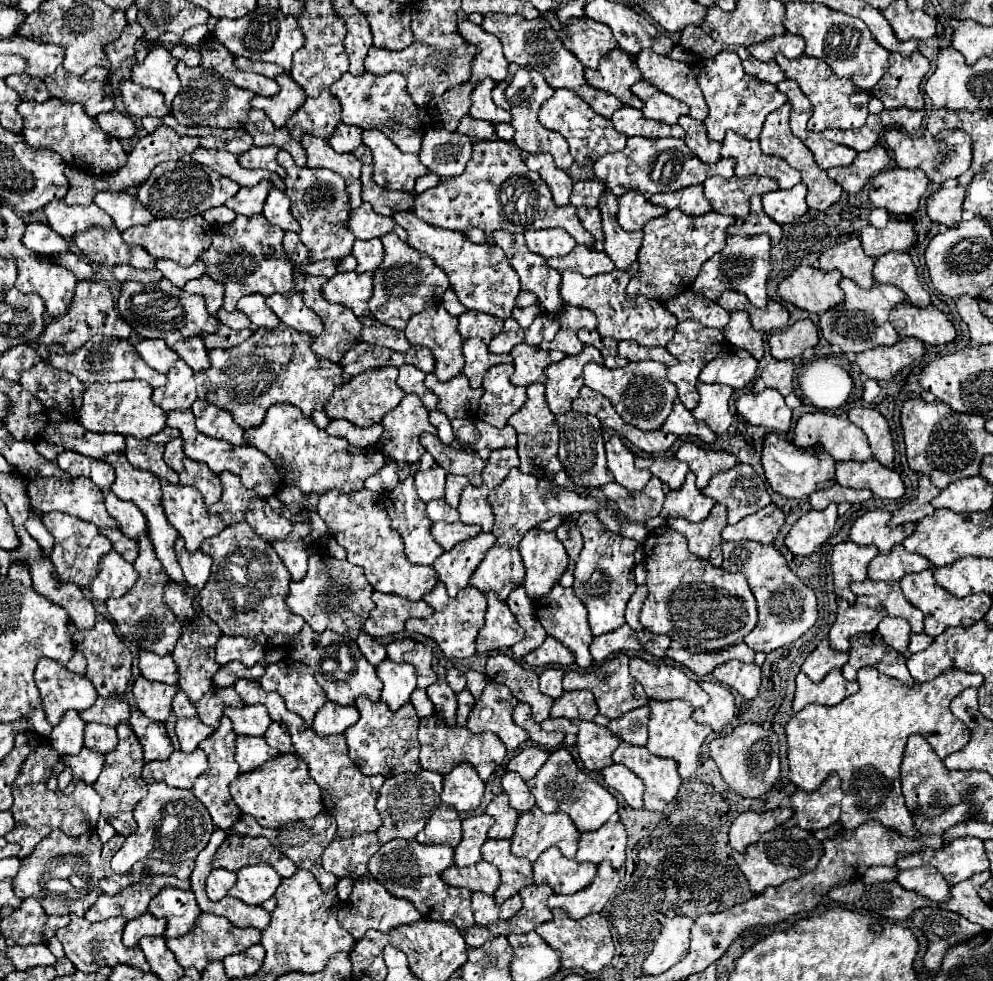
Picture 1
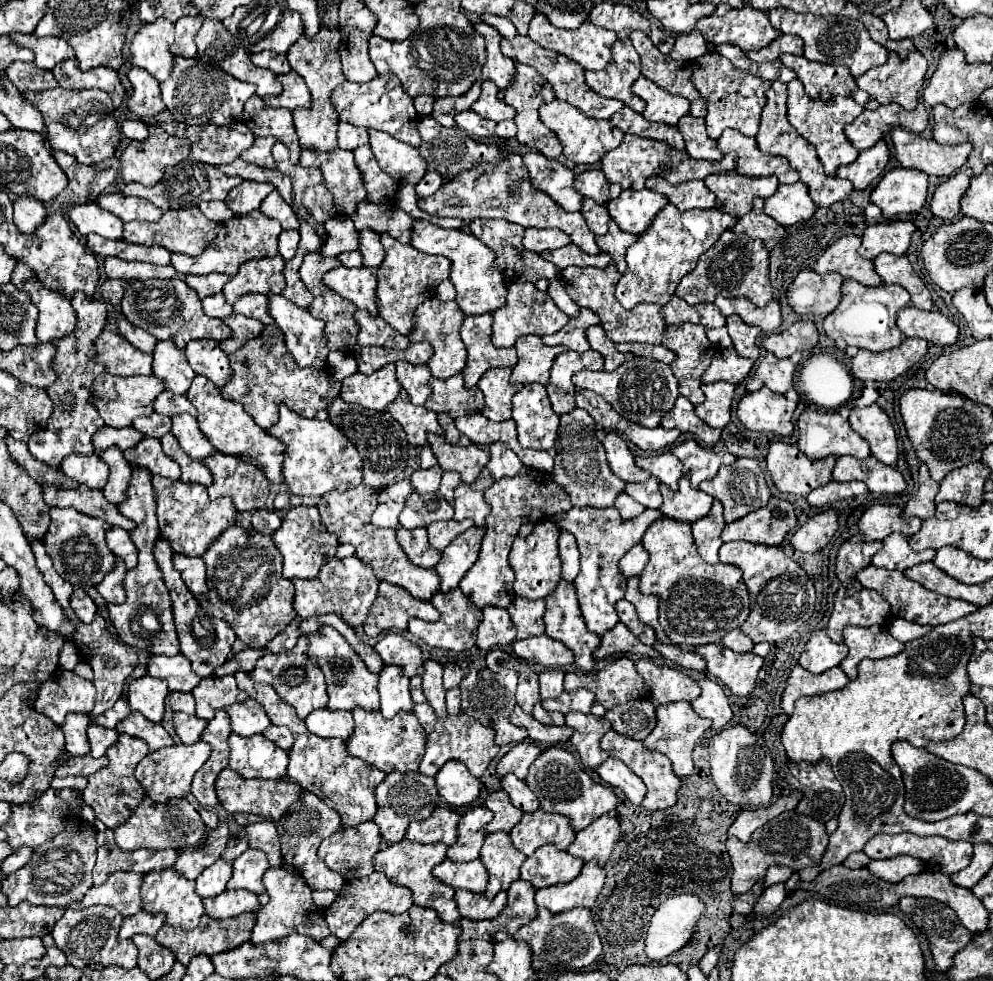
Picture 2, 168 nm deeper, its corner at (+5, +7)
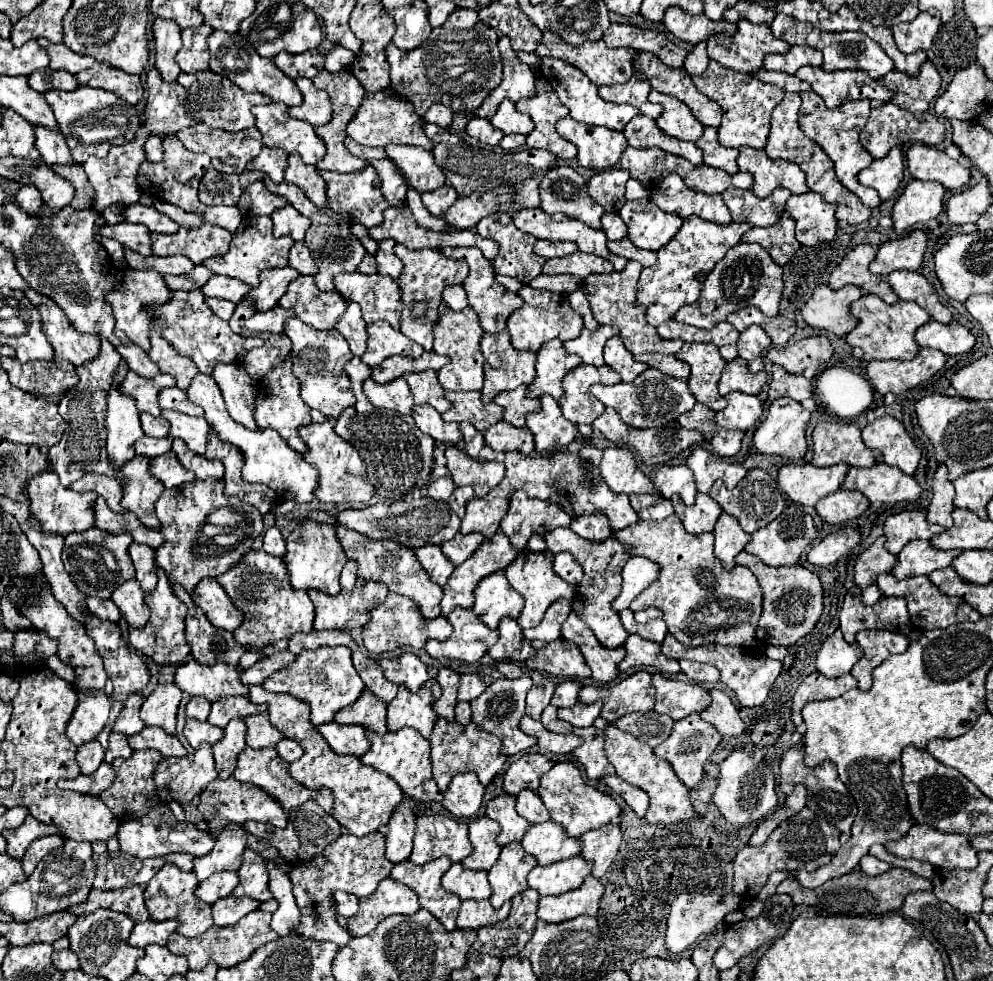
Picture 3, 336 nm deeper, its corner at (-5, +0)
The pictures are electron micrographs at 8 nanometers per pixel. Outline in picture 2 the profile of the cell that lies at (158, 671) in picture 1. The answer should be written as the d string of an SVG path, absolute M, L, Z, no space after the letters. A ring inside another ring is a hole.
M152 655L148 659L146 673L150 677L166 679L170 691L192 691L200 683L200 677L190 669L190 661L184 655Z

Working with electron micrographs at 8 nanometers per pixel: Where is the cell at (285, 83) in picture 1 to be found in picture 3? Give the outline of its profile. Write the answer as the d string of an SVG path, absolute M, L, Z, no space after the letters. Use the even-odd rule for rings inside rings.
M298 78L296 80L296 86L300 88L300 92L304 96L304 102L300 106L290 108L288 114L292 118L306 120L312 126L326 124L332 118L330 116L330 98L328 98L328 94L324 90L316 88L312 84L312 80L308 80L308 78Z

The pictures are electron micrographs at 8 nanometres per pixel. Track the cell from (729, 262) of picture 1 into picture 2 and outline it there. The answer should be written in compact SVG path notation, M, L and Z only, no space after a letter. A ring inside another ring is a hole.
M724 231L724 235L698 259L698 265L690 275L686 275L676 289L676 295L682 297L686 303L712 303L716 295L724 297L746 297L750 299L756 307L764 307L772 299L772 287L768 279L768 251L762 247L760 239L750 239L748 235L734 233L734 231Z

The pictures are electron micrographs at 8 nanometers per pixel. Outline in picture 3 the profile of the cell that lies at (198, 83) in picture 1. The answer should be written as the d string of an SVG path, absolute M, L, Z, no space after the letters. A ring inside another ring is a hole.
M202 70L202 72L194 72L194 74L184 74L182 72L178 76L178 82L184 88L188 88L188 92L190 92L188 100L190 100L190 112L194 114L194 118L198 122L208 124L210 128L222 128L222 130L228 130L228 132L238 132L238 130L250 128L256 122L254 114L250 112L250 108L254 104L268 104L268 102L272 102L266 94L244 92L234 82L230 82L228 78L224 78L220 74L214 74L210 70Z

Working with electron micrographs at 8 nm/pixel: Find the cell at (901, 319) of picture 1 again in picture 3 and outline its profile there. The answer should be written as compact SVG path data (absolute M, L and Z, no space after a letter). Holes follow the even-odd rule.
M930 320L924 326L920 326L920 330L916 332L916 344L936 348L948 356L956 356L956 354L964 354L972 350L976 344L976 338L972 336L968 328L956 322L938 324Z

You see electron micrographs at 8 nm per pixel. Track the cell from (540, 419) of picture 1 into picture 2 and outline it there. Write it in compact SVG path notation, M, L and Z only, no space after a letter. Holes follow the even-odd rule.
M528 383L512 397L512 419L518 425L518 441L522 447L554 447L558 415L550 407L544 385Z

